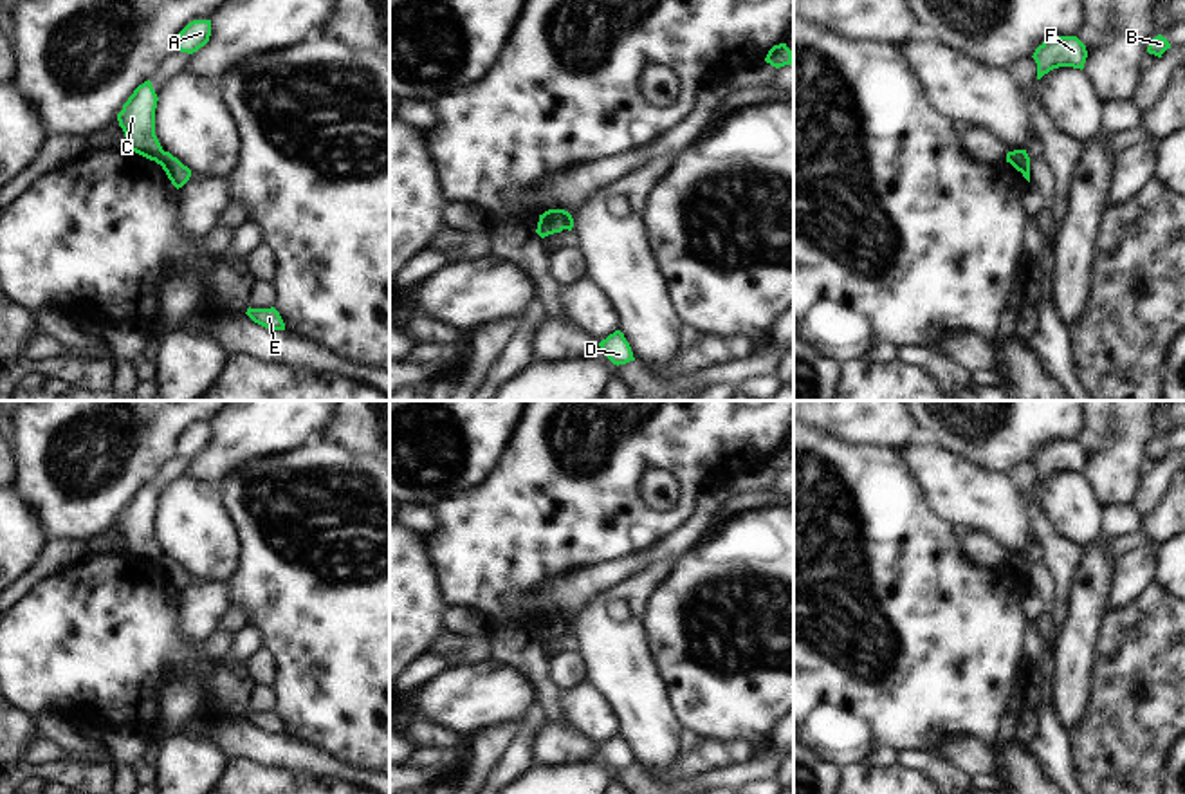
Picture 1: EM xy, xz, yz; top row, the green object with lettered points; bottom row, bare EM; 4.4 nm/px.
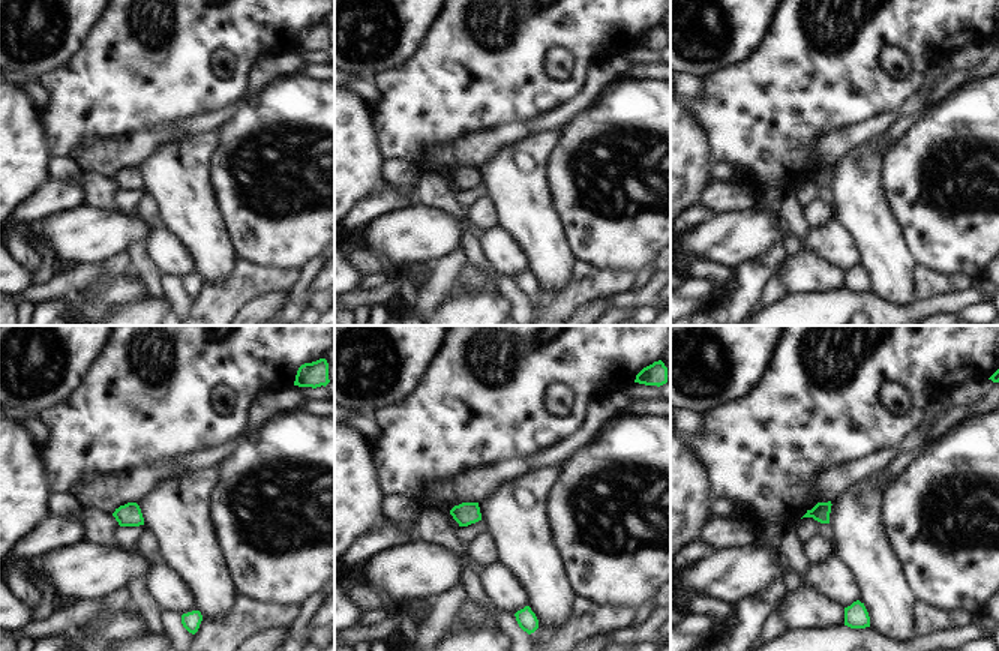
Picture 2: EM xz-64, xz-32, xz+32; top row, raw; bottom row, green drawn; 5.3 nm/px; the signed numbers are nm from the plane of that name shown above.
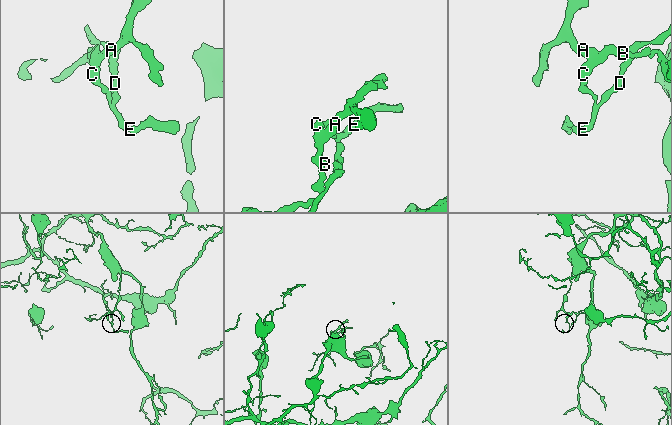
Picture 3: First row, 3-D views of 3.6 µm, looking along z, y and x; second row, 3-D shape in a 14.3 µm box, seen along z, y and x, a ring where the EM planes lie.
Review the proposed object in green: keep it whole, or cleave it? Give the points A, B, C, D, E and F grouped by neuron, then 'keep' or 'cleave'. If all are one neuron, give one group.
A B C F / D E | cleave

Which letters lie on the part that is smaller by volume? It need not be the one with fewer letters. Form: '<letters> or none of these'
D, E

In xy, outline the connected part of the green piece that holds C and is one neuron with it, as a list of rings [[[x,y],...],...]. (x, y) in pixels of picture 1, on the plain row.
[[[148,484],[133,494],[117,518],[119,531],[126,541],[124,550],[150,565],[155,565],[162,556],[155,540],[157,505],[159,502]]]

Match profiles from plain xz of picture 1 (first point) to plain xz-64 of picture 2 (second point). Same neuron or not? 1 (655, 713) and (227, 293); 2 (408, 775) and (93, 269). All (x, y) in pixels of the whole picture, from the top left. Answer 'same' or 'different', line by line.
1: different
2: same

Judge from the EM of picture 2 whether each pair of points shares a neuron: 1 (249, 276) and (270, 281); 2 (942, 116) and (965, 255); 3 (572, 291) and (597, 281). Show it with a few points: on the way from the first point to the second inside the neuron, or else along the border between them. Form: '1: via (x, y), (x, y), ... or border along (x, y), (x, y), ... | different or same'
1: via (254, 279), (266, 279) | same
2: via (926, 152), (908, 206), (929, 219) | same
3: via (578, 290), (585, 282), (591, 282) | same

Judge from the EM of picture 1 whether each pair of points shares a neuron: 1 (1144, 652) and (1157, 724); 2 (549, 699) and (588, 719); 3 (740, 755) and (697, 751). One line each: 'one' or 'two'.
1: one
2: two
3: one

